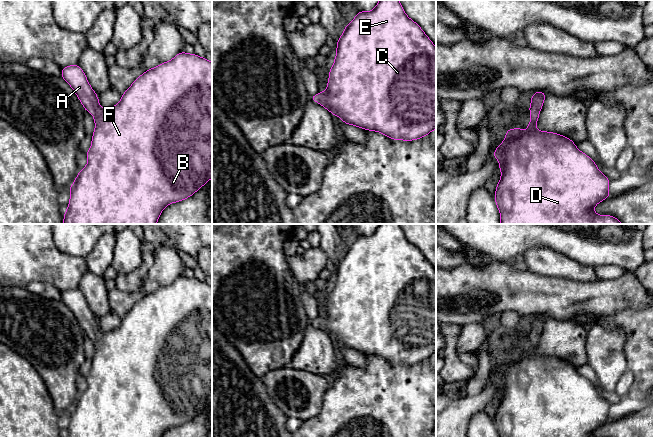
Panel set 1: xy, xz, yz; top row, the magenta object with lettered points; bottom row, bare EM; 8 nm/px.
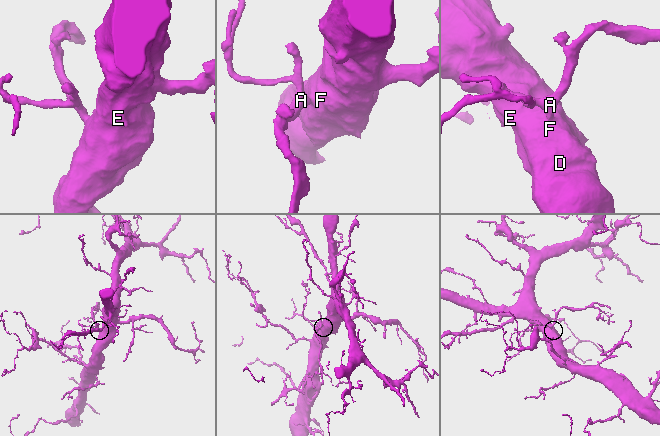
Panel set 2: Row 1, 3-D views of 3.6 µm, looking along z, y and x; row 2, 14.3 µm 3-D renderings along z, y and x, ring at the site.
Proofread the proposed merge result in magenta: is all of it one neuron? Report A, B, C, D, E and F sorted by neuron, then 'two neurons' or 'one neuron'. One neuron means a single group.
groups A B C D E F; one neuron

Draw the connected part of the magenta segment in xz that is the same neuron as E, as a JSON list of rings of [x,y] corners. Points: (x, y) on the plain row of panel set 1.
[[[379,224],[373,234],[358,235],[337,264],[336,275],[327,313],[312,319],[311,325],[318,326],[347,349],[380,356],[392,364],[418,364],[436,353],[436,270],[406,239],[399,224]]]

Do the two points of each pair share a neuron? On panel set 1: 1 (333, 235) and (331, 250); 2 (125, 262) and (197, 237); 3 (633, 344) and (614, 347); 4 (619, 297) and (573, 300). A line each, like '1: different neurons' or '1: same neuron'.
1: same neuron
2: different neurons
3: different neurons
4: same neuron

